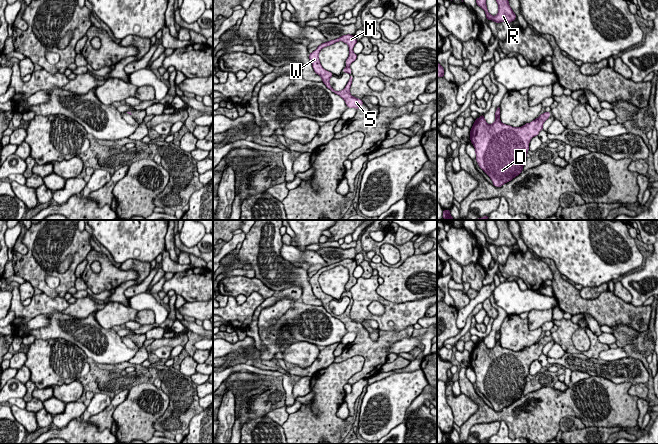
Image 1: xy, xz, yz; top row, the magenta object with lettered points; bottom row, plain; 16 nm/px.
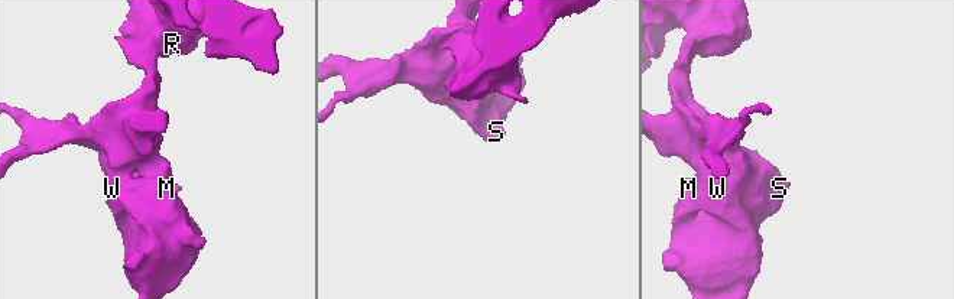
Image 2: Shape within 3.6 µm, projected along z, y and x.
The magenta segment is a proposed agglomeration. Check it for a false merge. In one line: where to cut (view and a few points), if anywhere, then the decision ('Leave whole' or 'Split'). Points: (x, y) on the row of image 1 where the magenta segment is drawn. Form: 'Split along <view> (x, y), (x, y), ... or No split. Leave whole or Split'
No split. Leave whole

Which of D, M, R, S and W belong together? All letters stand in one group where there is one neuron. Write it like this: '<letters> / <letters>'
D M R S W

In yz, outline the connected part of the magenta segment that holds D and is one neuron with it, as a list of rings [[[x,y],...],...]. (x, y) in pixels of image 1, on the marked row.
[[[498,107],[495,112],[494,123],[488,124],[482,114],[474,121],[469,137],[475,148],[476,161],[479,167],[490,177],[495,187],[502,187],[503,184],[513,180],[523,171],[529,143],[533,137],[538,136],[539,132],[543,130],[543,123],[550,117],[550,112],[544,112],[522,127],[503,124],[499,116],[500,108]]]

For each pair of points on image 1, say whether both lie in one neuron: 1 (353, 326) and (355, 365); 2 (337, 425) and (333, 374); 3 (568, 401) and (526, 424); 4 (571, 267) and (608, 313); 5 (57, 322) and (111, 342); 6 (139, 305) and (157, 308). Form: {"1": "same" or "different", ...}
{"1": "different", "2": "same", "3": "same", "4": "different", "5": "same", "6": "same"}

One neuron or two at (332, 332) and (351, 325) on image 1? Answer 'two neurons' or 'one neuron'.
two neurons

